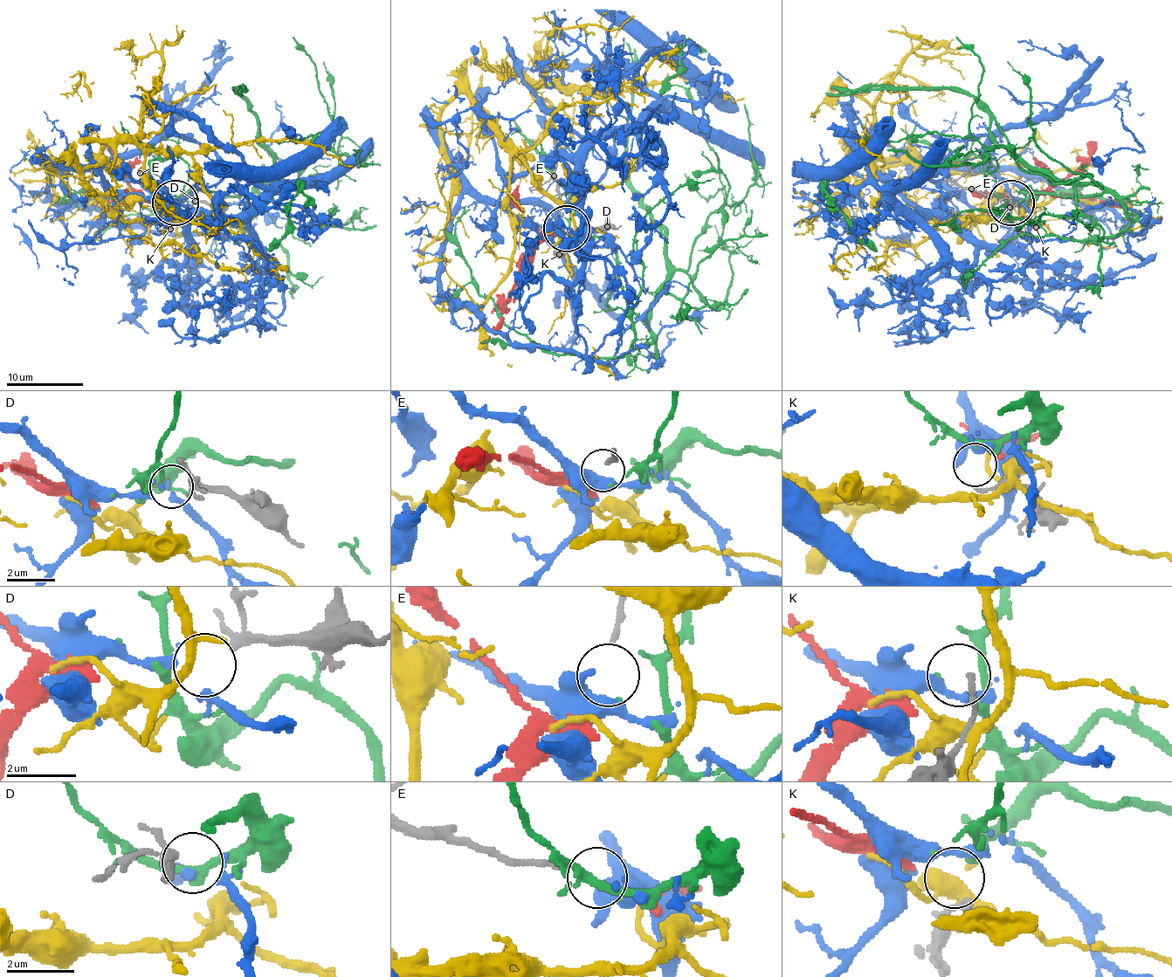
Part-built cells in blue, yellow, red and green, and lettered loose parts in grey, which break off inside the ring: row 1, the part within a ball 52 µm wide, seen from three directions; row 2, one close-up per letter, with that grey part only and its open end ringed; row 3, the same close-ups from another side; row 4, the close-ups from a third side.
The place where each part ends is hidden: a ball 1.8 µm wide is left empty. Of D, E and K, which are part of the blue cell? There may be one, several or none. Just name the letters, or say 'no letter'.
D

